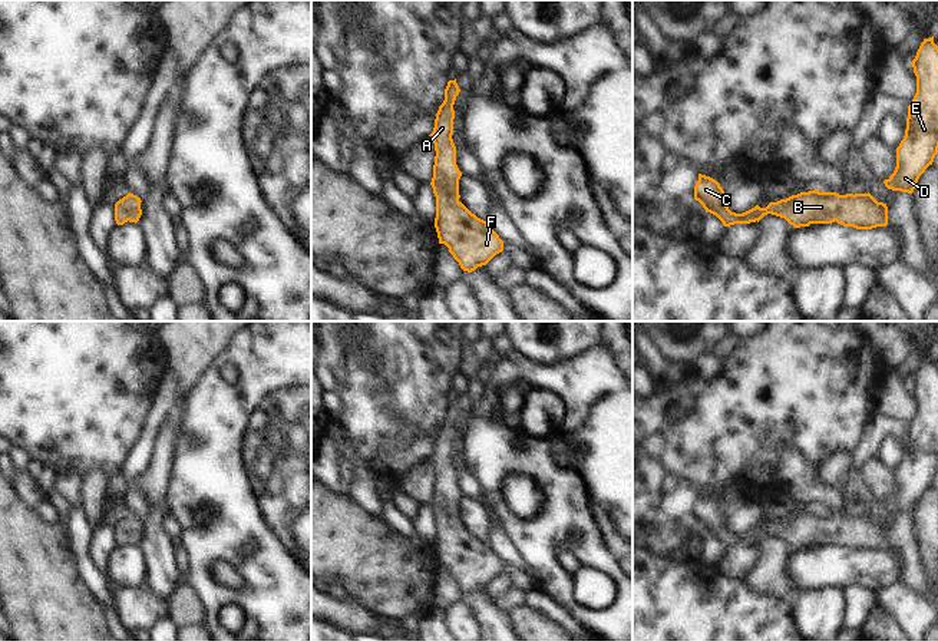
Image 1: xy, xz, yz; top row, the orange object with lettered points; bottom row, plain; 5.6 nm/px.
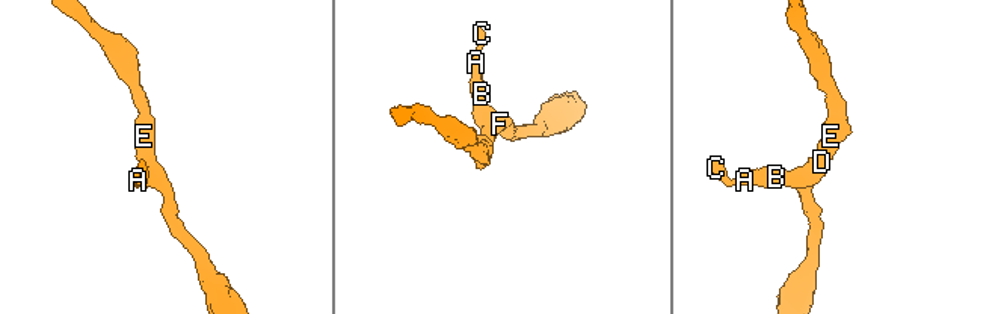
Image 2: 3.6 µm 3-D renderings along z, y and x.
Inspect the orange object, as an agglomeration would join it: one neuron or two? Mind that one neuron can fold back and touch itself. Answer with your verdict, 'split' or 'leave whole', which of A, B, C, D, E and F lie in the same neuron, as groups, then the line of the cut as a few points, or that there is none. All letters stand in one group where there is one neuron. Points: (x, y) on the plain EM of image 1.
leave whole | A B C D E F | no cut

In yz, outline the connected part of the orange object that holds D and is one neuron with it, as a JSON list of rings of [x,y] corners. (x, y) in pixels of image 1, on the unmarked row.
[[[934,357],[924,360],[911,386],[916,414],[908,427],[905,457],[896,469],[896,489],[883,502],[888,511],[908,515],[938,475],[938,367]]]

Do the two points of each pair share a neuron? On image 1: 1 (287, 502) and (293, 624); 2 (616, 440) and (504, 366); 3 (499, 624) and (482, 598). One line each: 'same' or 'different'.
1: same
2: same
3: same

